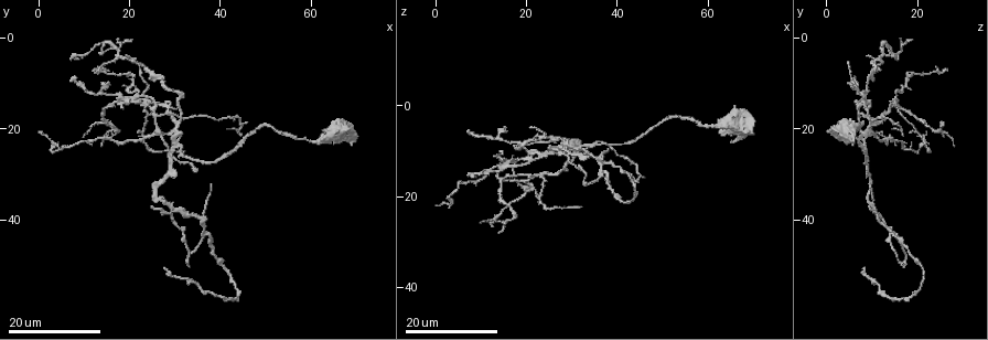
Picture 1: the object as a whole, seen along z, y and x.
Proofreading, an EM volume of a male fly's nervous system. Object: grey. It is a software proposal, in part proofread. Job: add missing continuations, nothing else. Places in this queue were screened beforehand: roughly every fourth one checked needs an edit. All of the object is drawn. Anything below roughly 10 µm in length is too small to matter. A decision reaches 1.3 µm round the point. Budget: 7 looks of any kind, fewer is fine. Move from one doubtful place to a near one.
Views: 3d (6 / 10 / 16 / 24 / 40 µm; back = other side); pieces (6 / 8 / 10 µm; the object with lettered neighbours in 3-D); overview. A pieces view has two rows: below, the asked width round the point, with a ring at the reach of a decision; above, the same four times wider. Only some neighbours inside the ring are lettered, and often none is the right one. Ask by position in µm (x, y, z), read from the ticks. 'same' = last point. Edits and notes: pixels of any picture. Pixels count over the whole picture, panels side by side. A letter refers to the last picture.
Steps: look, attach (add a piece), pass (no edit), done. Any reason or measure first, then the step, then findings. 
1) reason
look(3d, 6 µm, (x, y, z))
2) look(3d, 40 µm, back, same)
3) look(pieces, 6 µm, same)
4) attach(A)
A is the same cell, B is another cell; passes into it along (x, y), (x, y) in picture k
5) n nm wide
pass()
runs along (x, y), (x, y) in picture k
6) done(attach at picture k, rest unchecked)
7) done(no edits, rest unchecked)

look(3d, 24 µm, (37.5, 32.0, 9.5))

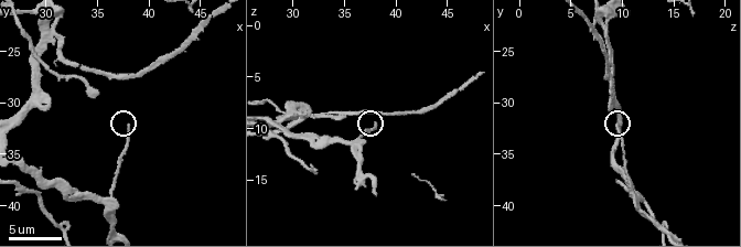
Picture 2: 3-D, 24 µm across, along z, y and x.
look(pieces, 10 µm, (38.0, 32.4, 9.4))

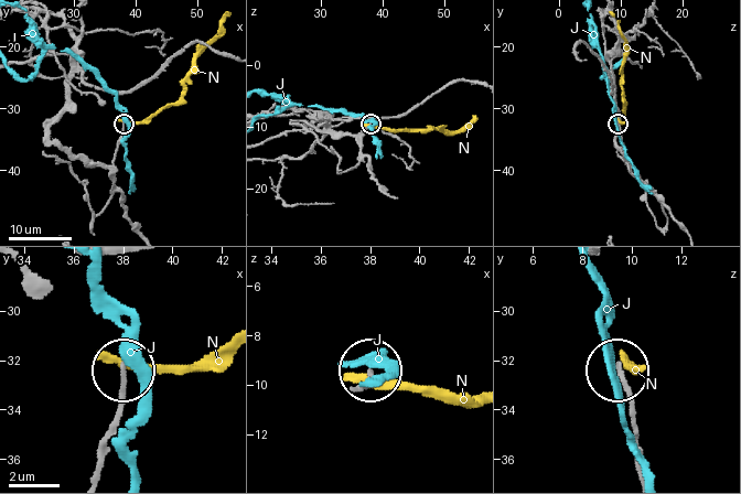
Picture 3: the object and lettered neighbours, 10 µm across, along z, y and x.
pass()
J and N are other cells; runs along (61, 145), (73, 154), (111, 165), (122, 124) in picture 3; no lettered piece goes on from it

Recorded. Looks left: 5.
end of a long branch
look(3d, 24 µm, (7.0, 9.5, 5.5))

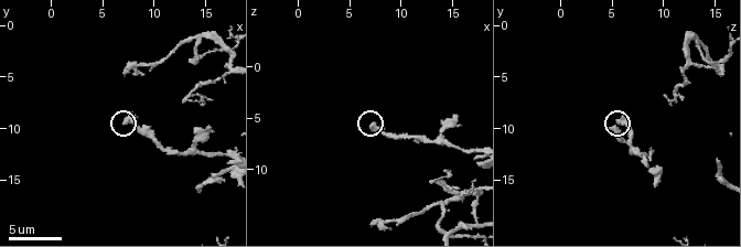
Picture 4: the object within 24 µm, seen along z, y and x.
see the neighbours
look(pieces, 10 µm, (7.0, 9.2, 5.8))

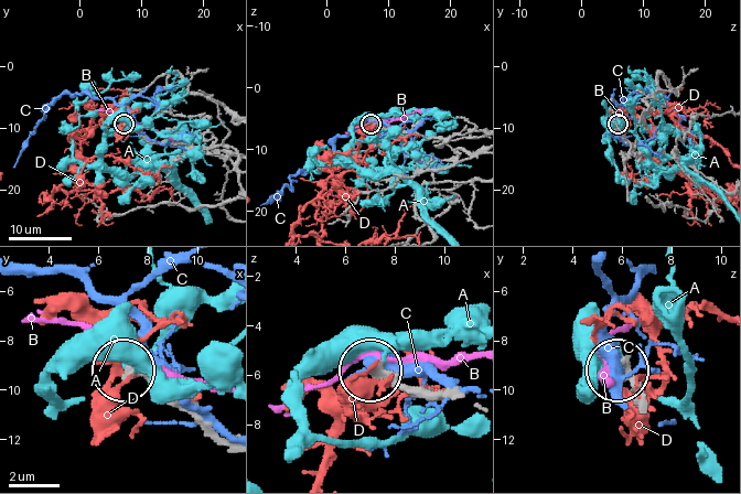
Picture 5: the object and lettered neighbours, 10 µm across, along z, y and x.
pass()
A, B, C and D are other cells; runs along (215, 156), (185, 145), (145, 139), (122, 124) in picture 5; none of them fits

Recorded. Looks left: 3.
thin end
look(3d, 24 µm, (21.0, 5.0, 4.5))

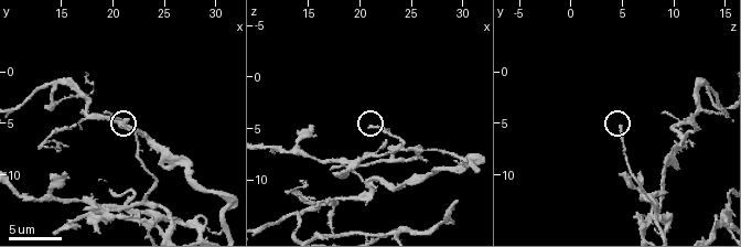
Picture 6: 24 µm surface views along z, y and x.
look(pieces, 8 µm, (20.8, 5.4, 5.0))

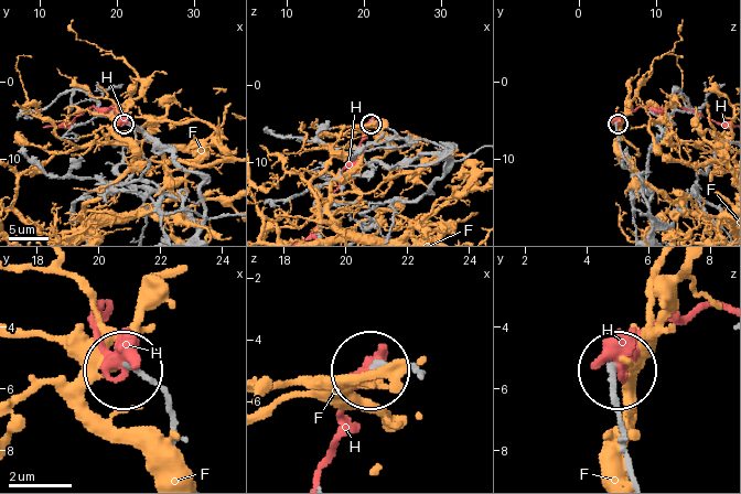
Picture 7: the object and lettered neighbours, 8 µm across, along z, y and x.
pass()
F and H are other cells; runs along (629, 460), (613, 365) in picture 7; no lettered piece goes on from it

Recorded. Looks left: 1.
done(no edits, rest unchecked)

